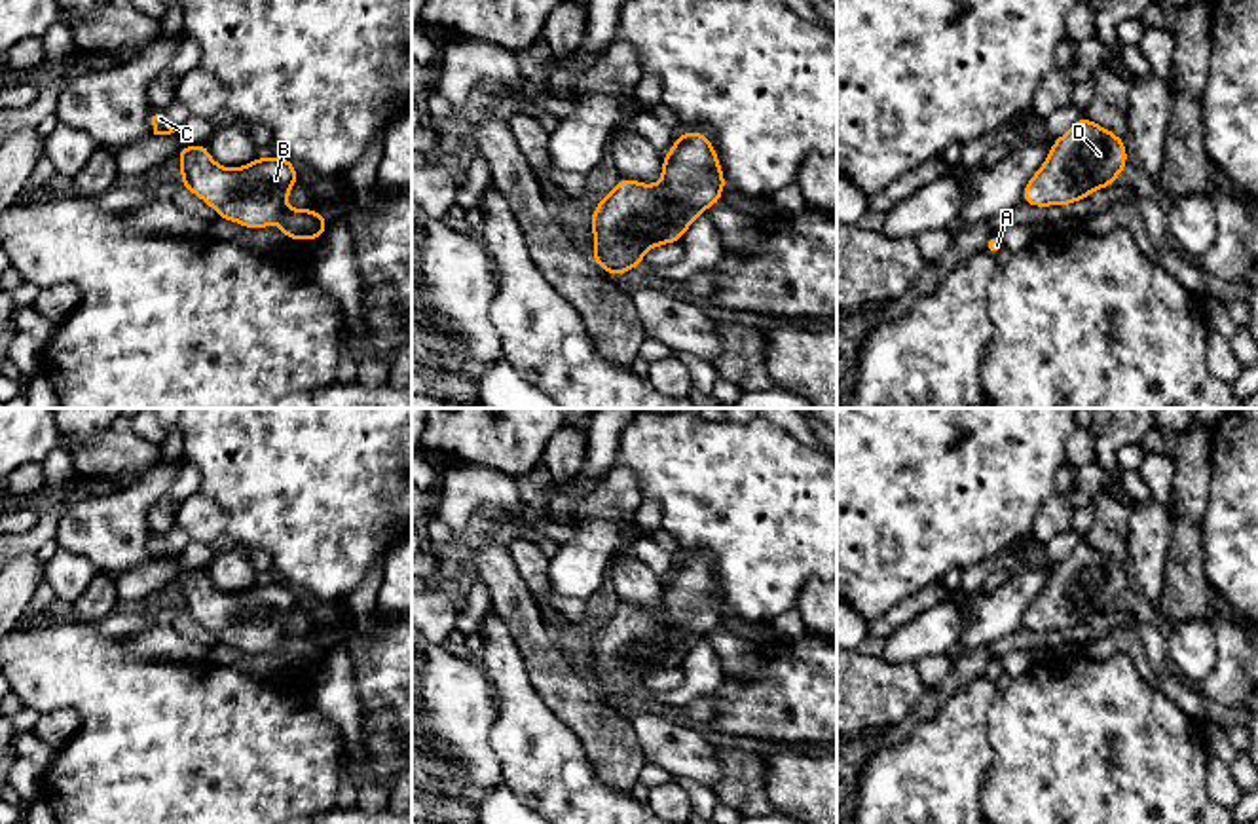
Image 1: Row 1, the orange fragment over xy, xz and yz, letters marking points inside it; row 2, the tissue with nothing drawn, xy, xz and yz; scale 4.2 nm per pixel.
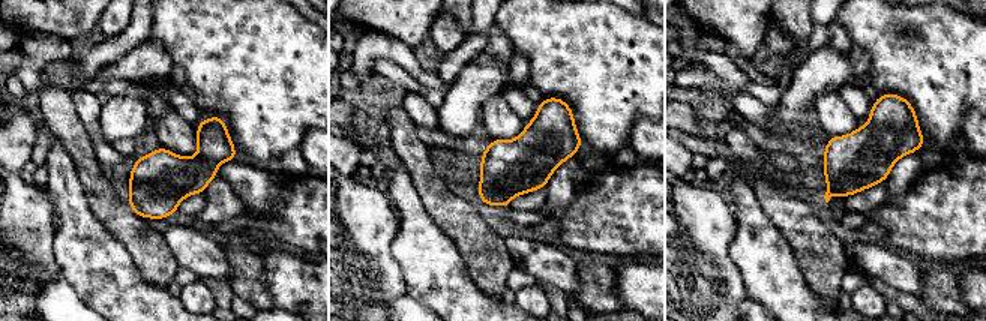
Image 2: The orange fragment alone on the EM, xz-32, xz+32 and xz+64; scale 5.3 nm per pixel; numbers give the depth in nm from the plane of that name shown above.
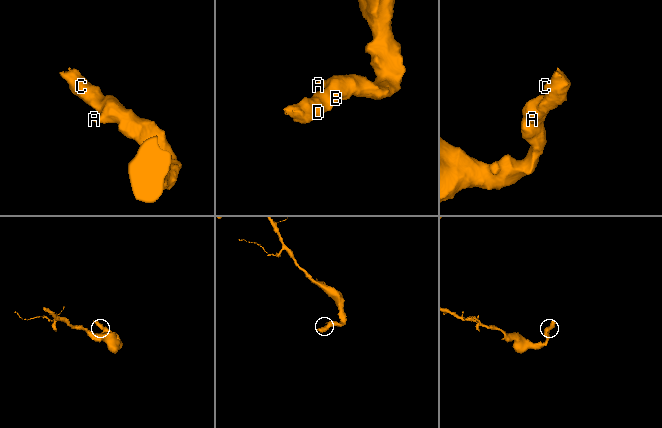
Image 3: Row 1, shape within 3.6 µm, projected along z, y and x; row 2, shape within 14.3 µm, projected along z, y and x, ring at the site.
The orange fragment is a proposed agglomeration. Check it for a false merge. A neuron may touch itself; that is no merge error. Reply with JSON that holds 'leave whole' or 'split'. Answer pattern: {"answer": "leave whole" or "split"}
{"answer": "leave whole"}

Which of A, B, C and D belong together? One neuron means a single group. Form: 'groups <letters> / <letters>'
groups A B C D

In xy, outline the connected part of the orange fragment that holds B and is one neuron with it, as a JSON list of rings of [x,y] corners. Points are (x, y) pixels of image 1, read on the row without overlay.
[[[207,570],[178,577],[180,608],[211,630],[218,644],[260,655],[279,649],[287,665],[321,665],[328,646],[313,634],[290,634],[285,625],[298,608],[296,590],[283,581],[256,583],[226,594],[211,581]]]

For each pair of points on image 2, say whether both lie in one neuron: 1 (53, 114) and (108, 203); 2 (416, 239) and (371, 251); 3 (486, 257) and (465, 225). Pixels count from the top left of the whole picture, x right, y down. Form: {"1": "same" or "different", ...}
{"1": "same", "2": "different", "3": "same"}

